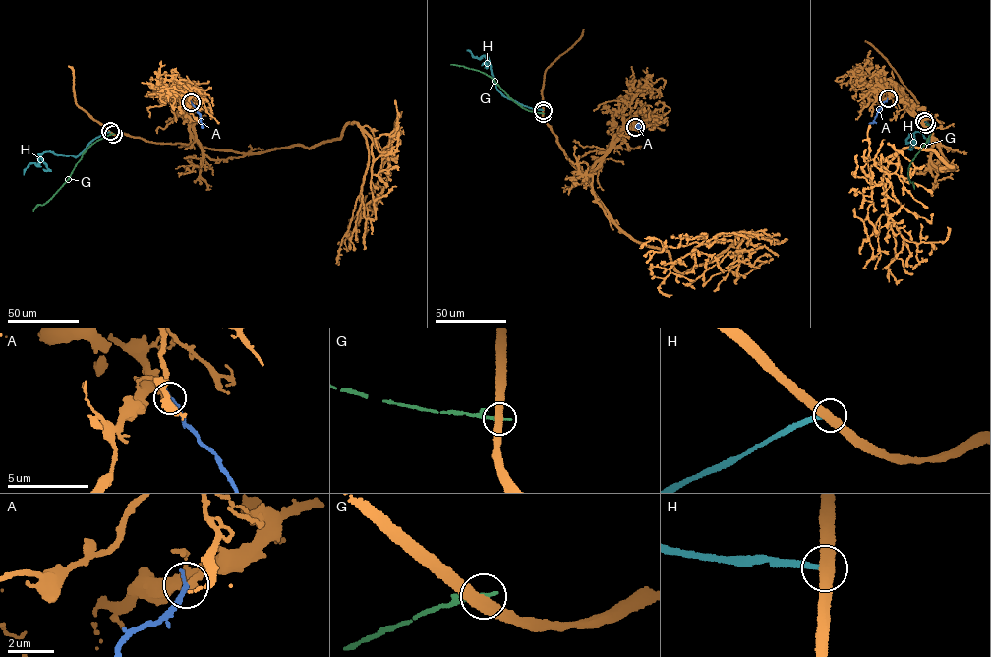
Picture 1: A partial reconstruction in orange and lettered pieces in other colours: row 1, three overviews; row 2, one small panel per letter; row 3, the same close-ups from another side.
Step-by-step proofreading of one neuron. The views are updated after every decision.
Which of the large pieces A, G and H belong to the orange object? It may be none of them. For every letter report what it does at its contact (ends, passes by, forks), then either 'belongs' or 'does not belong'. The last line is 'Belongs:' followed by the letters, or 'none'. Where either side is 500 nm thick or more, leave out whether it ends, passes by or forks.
A: it ends there; belongs
G: it ends there; does not belong
H: it ends there; does not belong
Belongs: A

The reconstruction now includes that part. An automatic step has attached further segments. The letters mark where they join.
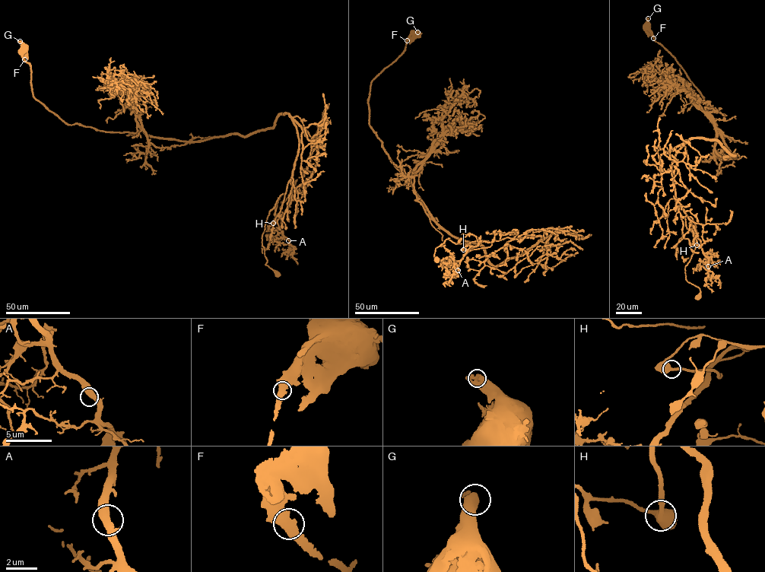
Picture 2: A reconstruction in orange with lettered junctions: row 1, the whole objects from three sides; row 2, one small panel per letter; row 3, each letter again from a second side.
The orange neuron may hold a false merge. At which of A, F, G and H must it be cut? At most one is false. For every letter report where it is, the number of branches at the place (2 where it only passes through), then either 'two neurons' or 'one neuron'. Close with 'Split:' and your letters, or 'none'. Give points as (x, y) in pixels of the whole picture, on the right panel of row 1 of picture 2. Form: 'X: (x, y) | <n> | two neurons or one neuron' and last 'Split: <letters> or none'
A: (708, 266) | 2 | one neuron
F: (653, 38) | 2 | one neuron
G: (648, 18) | 2 | one neuron
H: (696, 245) | 2 | two neurons
Split: H

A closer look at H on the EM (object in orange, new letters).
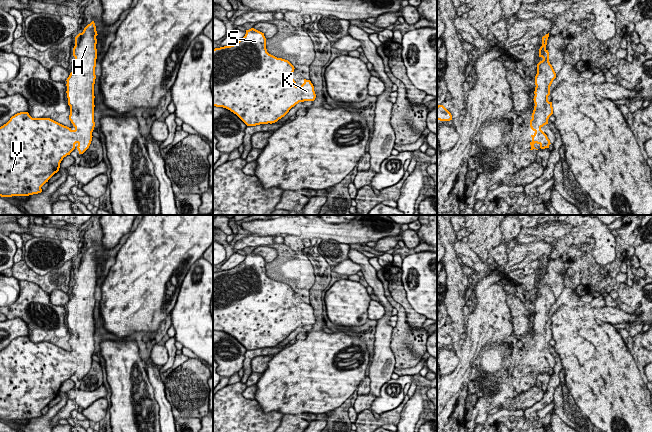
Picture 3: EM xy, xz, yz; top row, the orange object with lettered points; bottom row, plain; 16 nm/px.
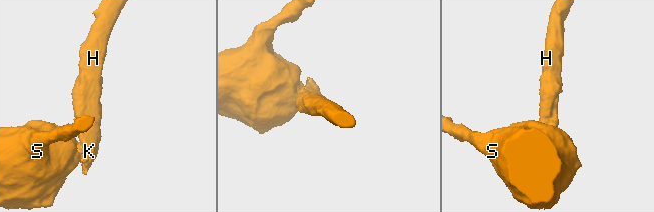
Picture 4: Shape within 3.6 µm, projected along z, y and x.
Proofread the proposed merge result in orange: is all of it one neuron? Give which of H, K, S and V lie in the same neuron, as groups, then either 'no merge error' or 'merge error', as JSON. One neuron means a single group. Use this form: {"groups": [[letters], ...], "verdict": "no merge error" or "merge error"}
{"groups": [["H", "K"], ["S", "V"]], "verdict": "merge error"}

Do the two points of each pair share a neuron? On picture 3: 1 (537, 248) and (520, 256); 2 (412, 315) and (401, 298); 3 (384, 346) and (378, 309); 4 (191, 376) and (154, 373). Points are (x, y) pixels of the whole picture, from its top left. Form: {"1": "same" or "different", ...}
{"1": "same", "2": "same", "3": "different", "4": "different"}

